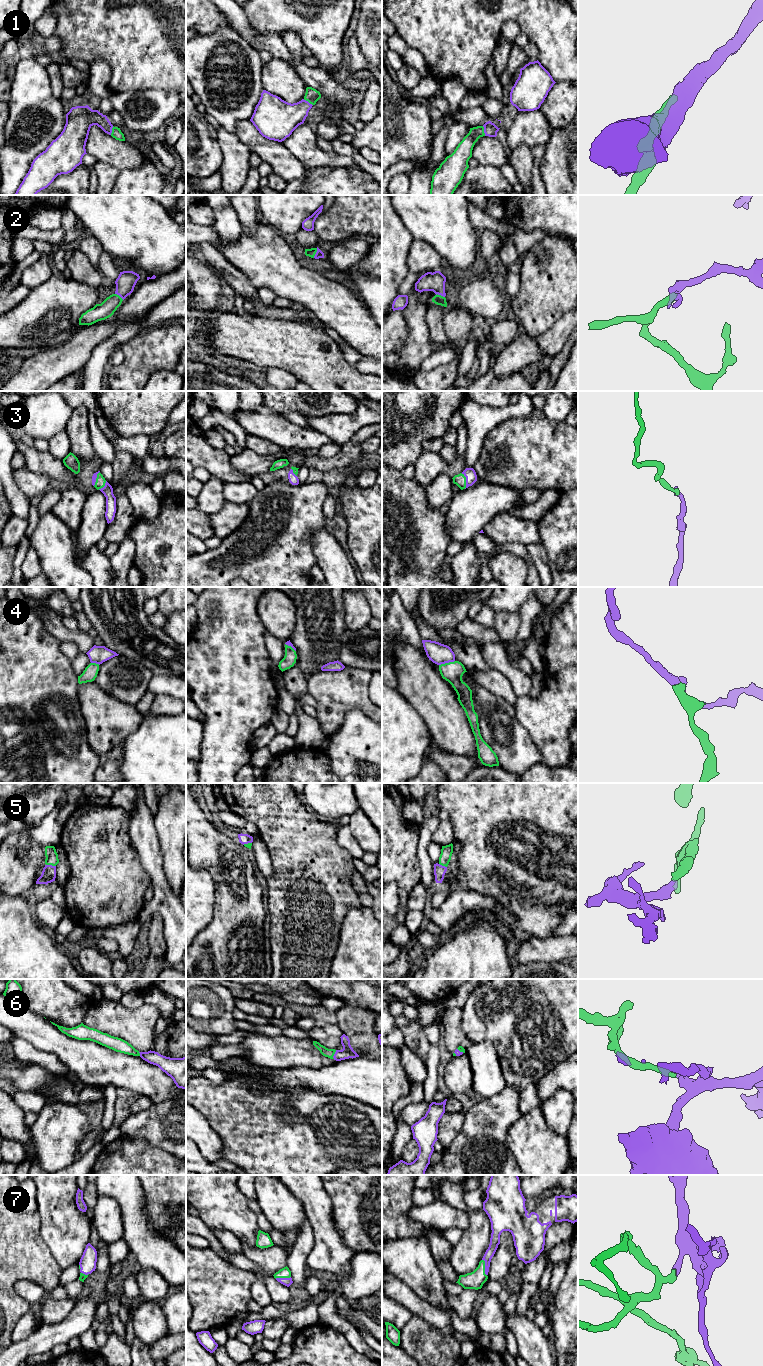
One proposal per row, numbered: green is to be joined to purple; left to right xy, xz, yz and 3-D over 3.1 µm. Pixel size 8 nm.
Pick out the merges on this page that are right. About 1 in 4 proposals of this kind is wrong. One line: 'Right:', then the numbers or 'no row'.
Right: 1, 2, 3, 5, 6, 7

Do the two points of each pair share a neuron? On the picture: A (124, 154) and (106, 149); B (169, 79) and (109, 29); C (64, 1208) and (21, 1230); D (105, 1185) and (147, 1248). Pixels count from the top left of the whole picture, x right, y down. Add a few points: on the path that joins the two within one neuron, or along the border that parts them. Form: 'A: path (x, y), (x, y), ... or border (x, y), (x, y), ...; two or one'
A: path (120, 154), (110, 151); one
B: path (154, 64), (124, 34); one
C: border (37, 1211), (40, 1217), (40, 1236), (45, 1243); two
D: path (122, 1197), (133, 1208), (138, 1231); one

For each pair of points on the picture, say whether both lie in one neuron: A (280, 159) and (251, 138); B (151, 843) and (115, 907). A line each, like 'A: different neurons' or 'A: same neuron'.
A: same neuron
B: different neurons

